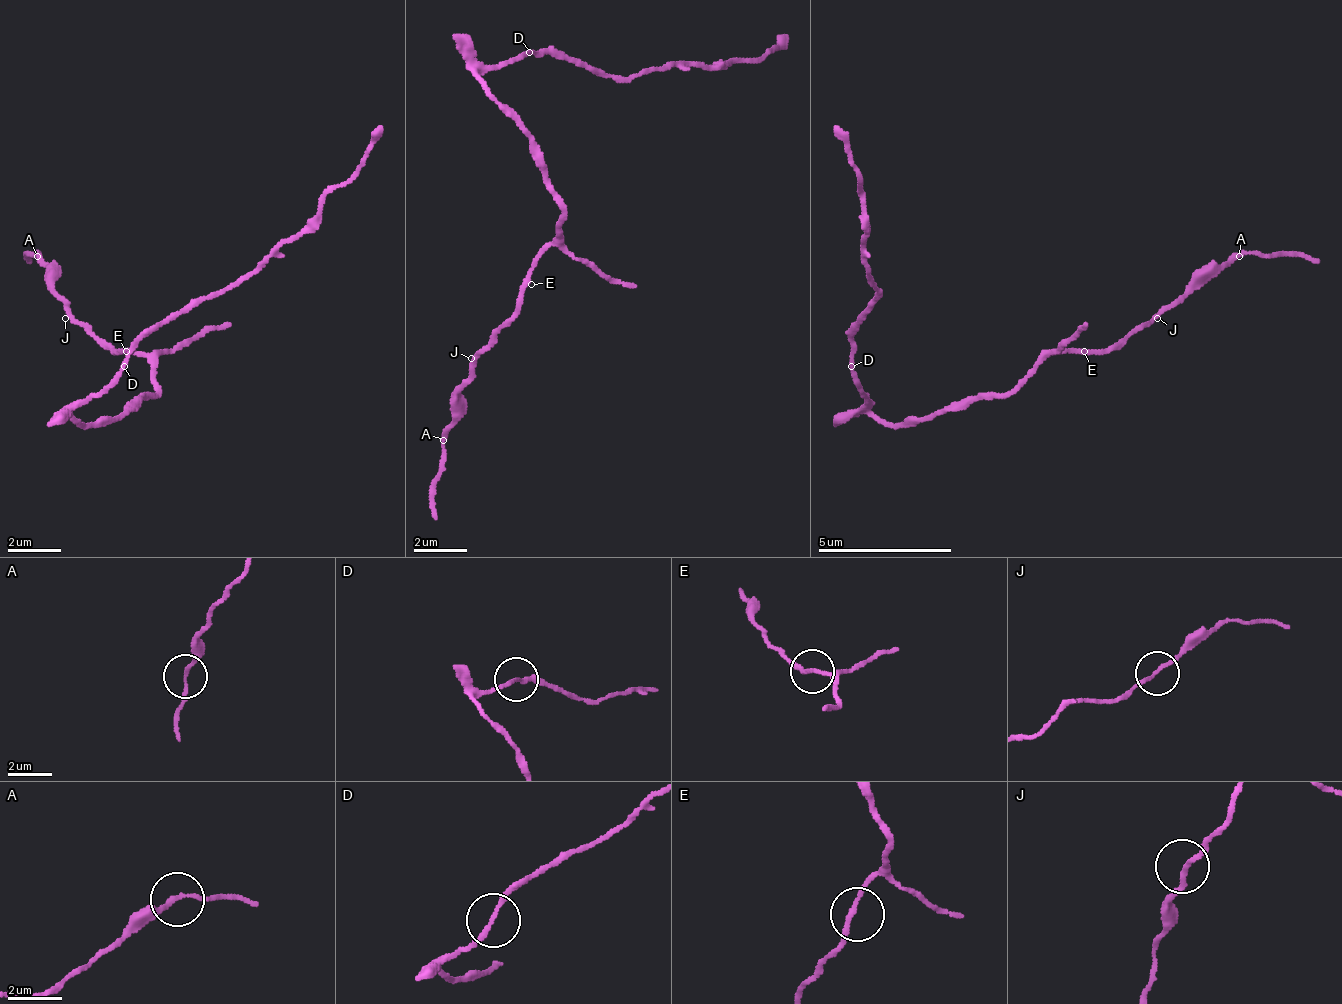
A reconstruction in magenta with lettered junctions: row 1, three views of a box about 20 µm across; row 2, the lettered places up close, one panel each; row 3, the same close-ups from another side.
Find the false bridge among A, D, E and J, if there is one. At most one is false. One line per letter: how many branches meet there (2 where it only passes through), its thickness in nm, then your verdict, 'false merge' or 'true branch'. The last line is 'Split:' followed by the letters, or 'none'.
A: branches 2; calibre 170 nm; true branch
D: branches 2; calibre 170 nm; true branch
E: branches 2; calibre 170 nm; true branch
J: branches 2; calibre 160 nm; true branch
Split: none

